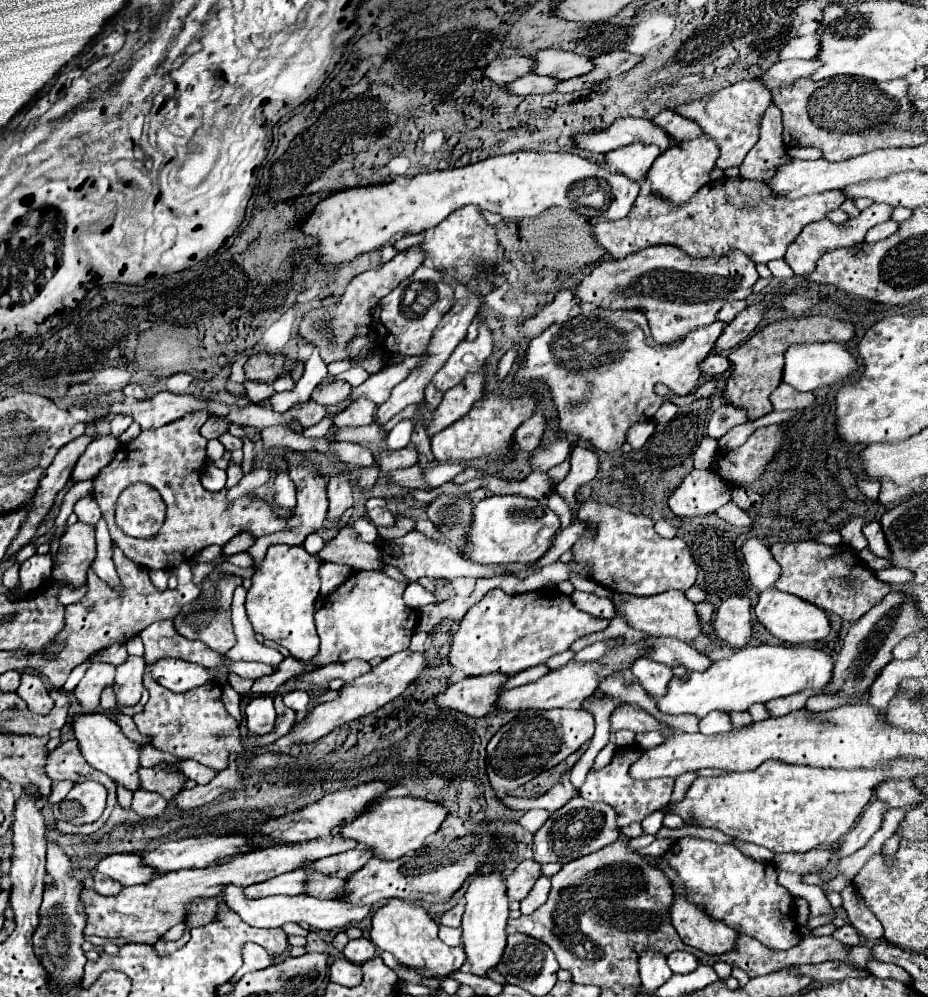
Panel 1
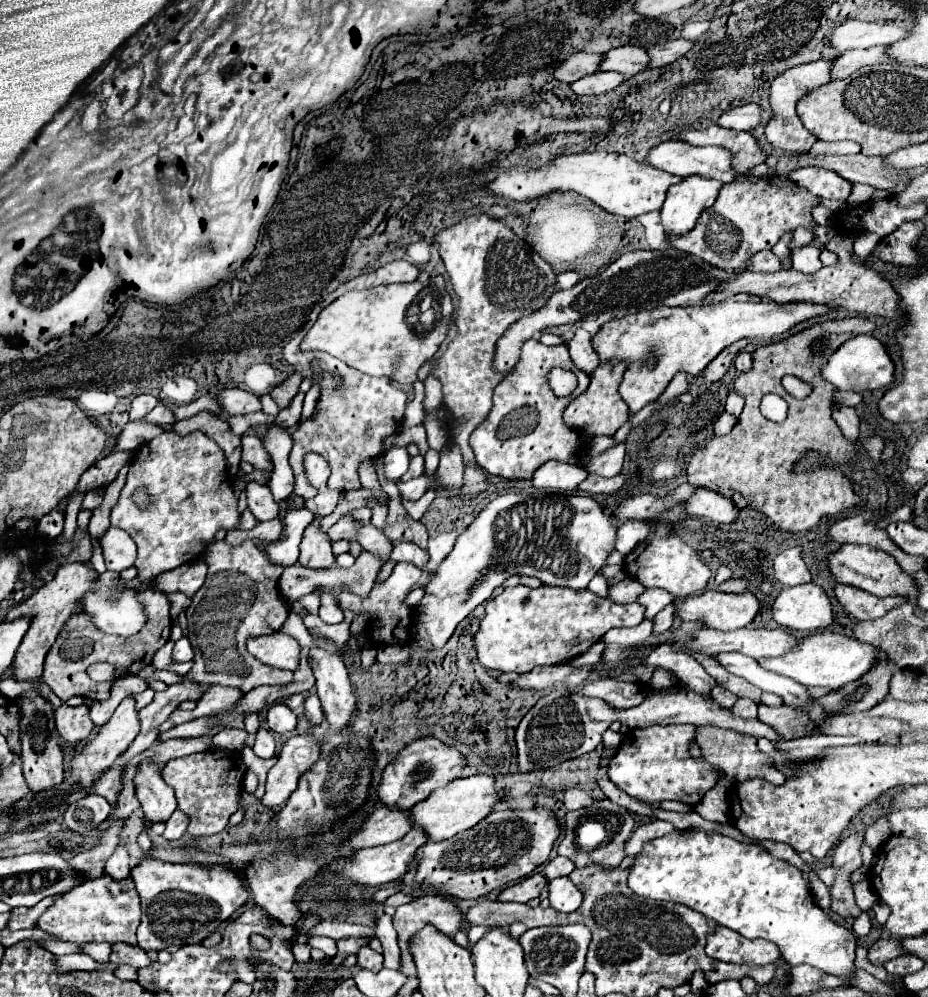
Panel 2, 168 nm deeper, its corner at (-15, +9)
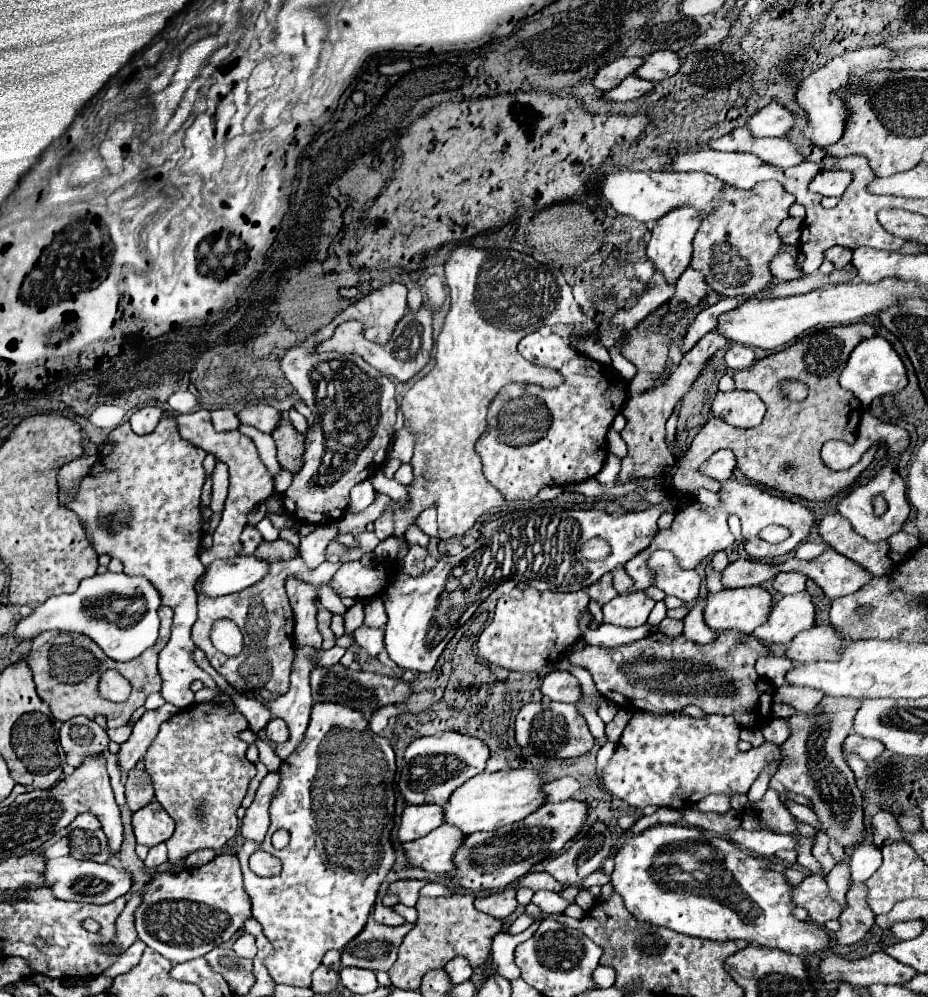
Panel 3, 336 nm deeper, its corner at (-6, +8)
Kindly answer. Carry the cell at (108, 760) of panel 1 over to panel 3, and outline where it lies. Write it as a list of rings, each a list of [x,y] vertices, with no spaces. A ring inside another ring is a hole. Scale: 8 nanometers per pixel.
[[[155,800],[145,804],[141,810],[137,810],[131,822],[133,822],[133,832],[137,836],[137,842],[145,846],[155,846],[157,842],[167,840],[175,828],[175,822]]]

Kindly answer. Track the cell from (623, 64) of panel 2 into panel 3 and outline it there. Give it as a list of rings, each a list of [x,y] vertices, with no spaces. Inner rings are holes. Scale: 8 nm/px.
[[[657,50],[657,52],[645,56],[643,64],[633,74],[637,78],[657,82],[657,80],[673,76],[679,70],[679,64],[681,64],[681,60],[677,58],[675,52],[671,52],[671,50]]]

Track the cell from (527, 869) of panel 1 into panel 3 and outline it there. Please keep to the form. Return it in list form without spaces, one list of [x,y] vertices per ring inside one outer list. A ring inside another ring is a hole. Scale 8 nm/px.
[[[505,888],[501,892],[491,894],[491,896],[477,898],[475,900],[475,908],[481,910],[483,914],[487,914],[487,916],[493,916],[493,918],[503,920],[503,918],[511,916],[515,912],[515,908],[519,906],[515,894],[517,894],[515,888]]]

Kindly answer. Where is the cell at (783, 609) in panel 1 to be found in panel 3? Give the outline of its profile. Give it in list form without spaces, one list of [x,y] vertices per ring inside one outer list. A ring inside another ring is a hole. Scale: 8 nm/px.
[[[807,590],[791,596],[783,596],[773,604],[771,616],[765,626],[759,626],[753,636],[767,642],[787,644],[797,632],[809,630],[815,624],[815,606]]]

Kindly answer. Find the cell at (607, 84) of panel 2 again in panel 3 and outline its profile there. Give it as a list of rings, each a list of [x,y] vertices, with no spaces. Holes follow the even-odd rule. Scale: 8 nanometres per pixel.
[[[627,76],[615,88],[603,90],[601,92],[601,100],[605,100],[605,102],[609,102],[609,100],[613,100],[613,102],[617,102],[617,100],[621,100],[621,102],[633,100],[633,98],[643,96],[645,92],[649,92],[653,88],[653,84],[655,82],[641,80],[641,78],[635,78],[635,76]]]

